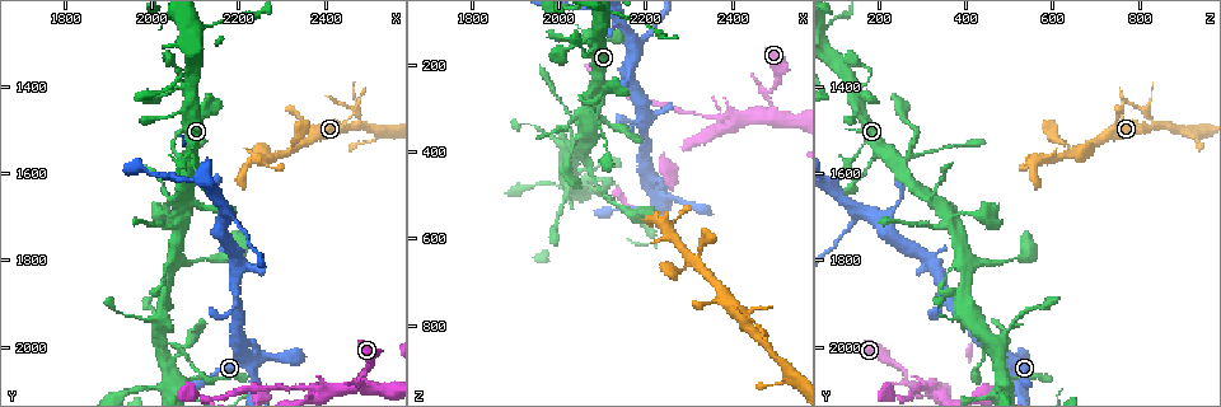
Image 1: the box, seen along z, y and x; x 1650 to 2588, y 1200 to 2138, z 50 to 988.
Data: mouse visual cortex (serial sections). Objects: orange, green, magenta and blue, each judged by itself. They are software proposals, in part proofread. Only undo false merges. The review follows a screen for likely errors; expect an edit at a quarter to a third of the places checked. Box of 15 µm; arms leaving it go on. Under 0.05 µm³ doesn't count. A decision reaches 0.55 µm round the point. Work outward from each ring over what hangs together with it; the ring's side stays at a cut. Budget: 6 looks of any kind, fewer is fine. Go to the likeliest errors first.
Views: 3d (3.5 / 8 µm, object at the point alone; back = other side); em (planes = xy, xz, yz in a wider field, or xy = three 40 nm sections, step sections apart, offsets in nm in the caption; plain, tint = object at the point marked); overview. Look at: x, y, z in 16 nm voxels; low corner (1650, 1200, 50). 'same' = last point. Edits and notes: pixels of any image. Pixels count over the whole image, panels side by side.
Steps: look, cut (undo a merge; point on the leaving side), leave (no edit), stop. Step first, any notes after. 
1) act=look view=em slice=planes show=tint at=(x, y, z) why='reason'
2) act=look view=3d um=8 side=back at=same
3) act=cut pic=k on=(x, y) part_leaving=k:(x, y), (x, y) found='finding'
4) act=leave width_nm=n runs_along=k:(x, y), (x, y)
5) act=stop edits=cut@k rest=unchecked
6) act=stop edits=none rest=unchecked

act=look view=3d um=3.5 at=(2470, 1495, 835) why='abrupt turn'

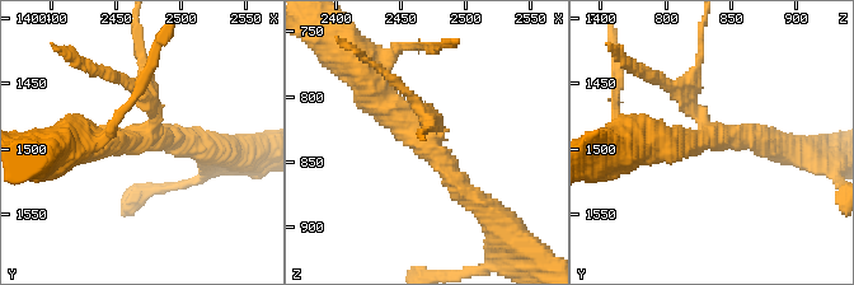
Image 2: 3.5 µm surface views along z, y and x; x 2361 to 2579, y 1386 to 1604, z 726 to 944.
act=look view=em slice=xy step=3 show=tint at=(2468, 1494, 834) arms=3 arm_widths_nm=200,250,400

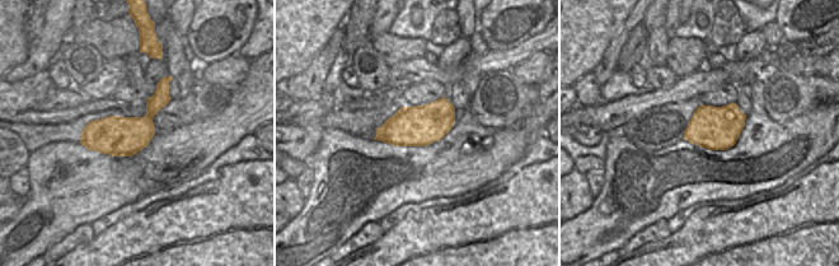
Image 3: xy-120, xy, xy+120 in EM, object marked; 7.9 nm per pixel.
act=cut pic=2 on=(420, 106) border=3:(151, 97), (151, 110), (155, 113) found='two cells meet here'

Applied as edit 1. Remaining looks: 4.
act=look view=overview why='redraw'

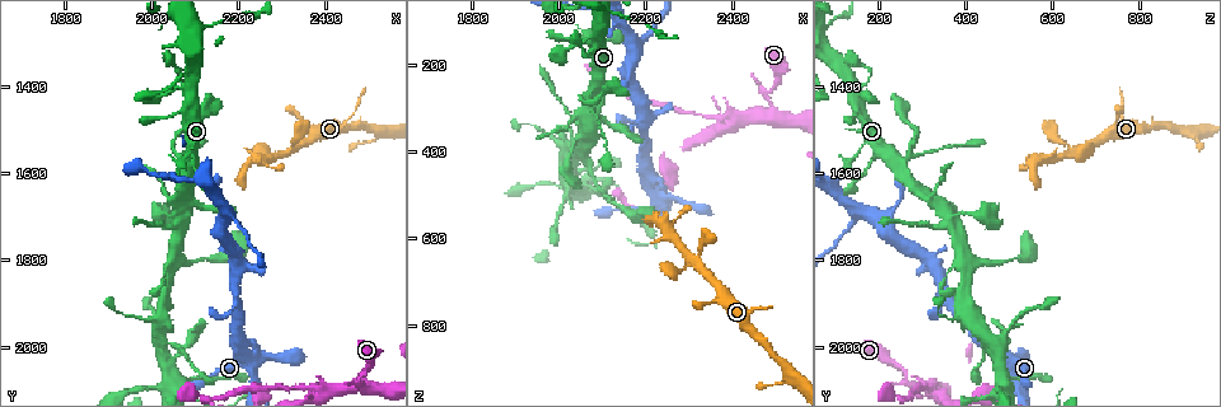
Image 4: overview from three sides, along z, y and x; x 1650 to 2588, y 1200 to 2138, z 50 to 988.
act=look view=3d um=3.5 at=(2310, 1550, 645) why='looks like a crossing'

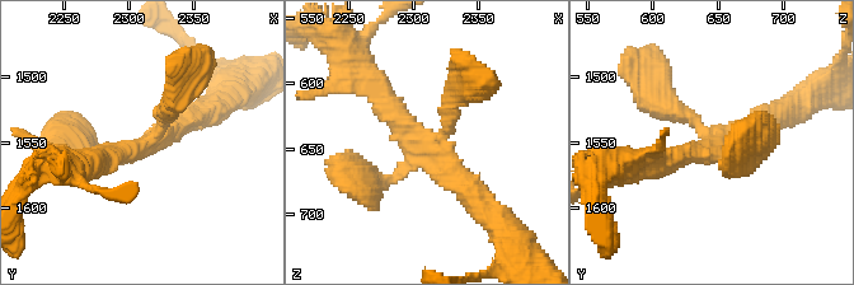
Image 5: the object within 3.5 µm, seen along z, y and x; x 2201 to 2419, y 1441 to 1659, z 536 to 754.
act=look view=em slice=xy step=5 show=tint at=(2310, 1556, 648) arms=4 arm_widths_nm=200,200,300,300 why='need the tissue'

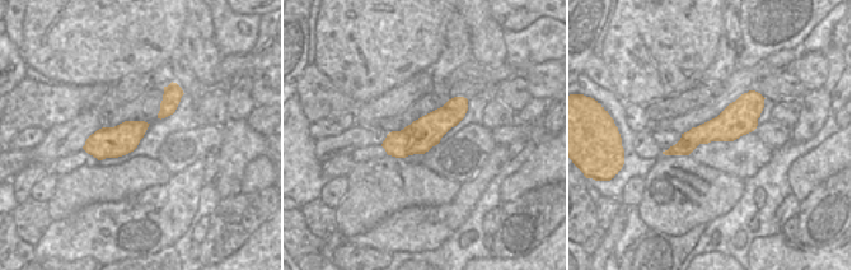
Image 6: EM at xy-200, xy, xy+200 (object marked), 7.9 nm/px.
act=leave runs_along=6:(758, 99), (728, 126), (670, 152) found='one cell here'

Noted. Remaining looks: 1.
act=stop edits=cut@2 rest=unchecked

